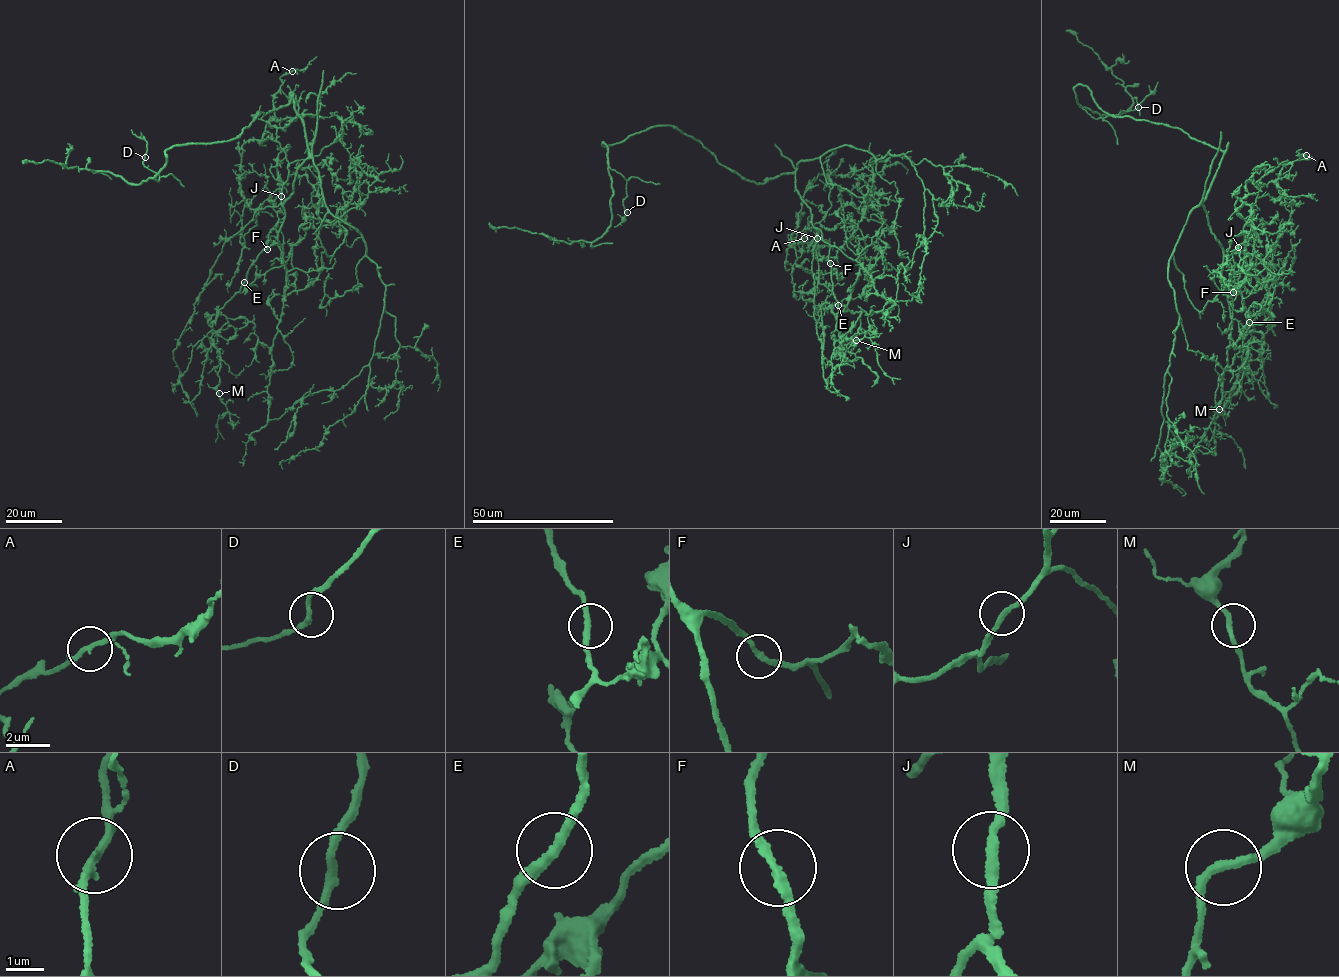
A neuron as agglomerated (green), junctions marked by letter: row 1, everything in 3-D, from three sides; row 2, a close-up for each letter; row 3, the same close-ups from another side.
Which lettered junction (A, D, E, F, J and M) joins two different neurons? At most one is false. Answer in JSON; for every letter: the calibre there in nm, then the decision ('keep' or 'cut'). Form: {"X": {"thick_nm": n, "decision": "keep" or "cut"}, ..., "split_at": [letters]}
{"A": {"thick_nm": 200, "decision": "keep"}, "D": {"thick_nm": 220, "decision": "keep"}, "E": {"thick_nm": 240, "decision": "keep"}, "F": {"thick_nm": 240, "decision": "keep"}, "J": {"thick_nm": 240, "decision": "keep"}, "M": {"thick_nm": 240, "decision": "keep"}, "split_at": []}

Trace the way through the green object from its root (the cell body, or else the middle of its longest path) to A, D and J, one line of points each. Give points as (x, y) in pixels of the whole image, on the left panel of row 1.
A: (299, 117), (308, 158), (283, 209), (288, 163), (268, 122), (275, 117), (280, 77), (292, 71)
D: (299, 117), (291, 100), (258, 113), (235, 138), (170, 147), (153, 178), (158, 181), (143, 165), (145, 157)
J: (299, 117), (303, 126), (308, 158), (297, 169), (293, 193), (284, 203), (283, 209), (281, 196)

